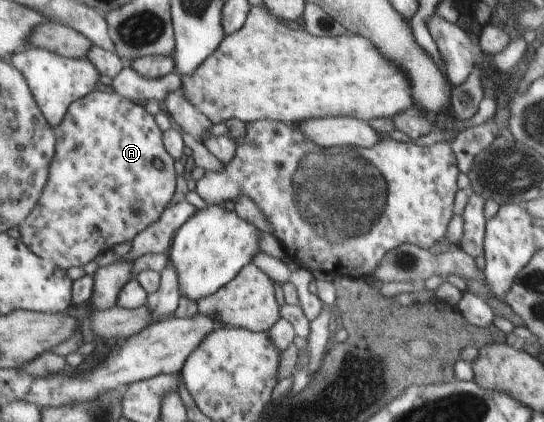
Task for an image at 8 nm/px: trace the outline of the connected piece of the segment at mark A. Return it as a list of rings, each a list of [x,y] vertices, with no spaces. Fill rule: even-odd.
[[[94,90],[72,102],[60,125],[53,127],[55,154],[49,178],[36,207],[19,225],[20,241],[42,259],[67,270],[83,267],[97,255],[117,243],[132,241],[152,225],[167,208],[174,195],[176,173],[174,159],[163,144],[163,133],[144,105],[126,99],[118,93]]]

